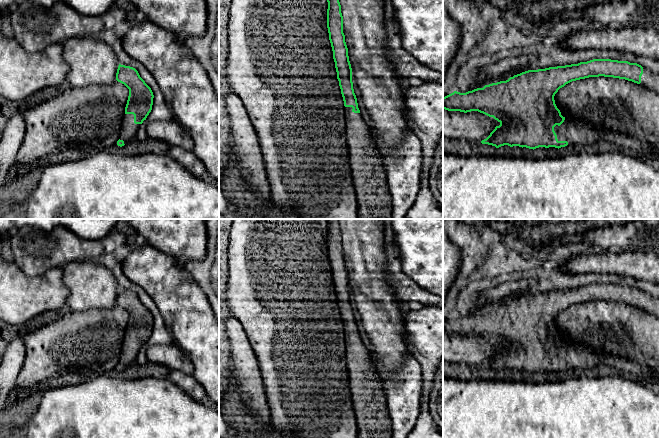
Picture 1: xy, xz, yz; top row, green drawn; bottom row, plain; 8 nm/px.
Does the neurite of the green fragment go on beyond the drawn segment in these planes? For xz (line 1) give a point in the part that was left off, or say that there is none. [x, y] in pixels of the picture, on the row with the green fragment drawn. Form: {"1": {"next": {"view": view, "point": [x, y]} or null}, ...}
{"1": {"next": {"view": "xz", "point": [367, 163]}}}

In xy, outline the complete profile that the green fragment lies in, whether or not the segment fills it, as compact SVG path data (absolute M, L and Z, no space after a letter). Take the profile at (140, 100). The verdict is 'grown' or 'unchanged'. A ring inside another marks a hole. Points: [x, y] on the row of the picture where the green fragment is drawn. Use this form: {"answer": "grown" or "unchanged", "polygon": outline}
{"answer": "grown", "polygon": "M119 64L116 80L129 89L119 140L117 141L117 145L122 147L135 138L138 128L152 110L154 95L151 88L133 67Z"}

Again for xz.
{"answer": "grown", "polygon": "M339 0L327 2L329 40L345 106L345 133L358 204L357 219L391 219L393 205L387 183L385 158L371 126L364 121L358 108L343 33L341 5Z"}

